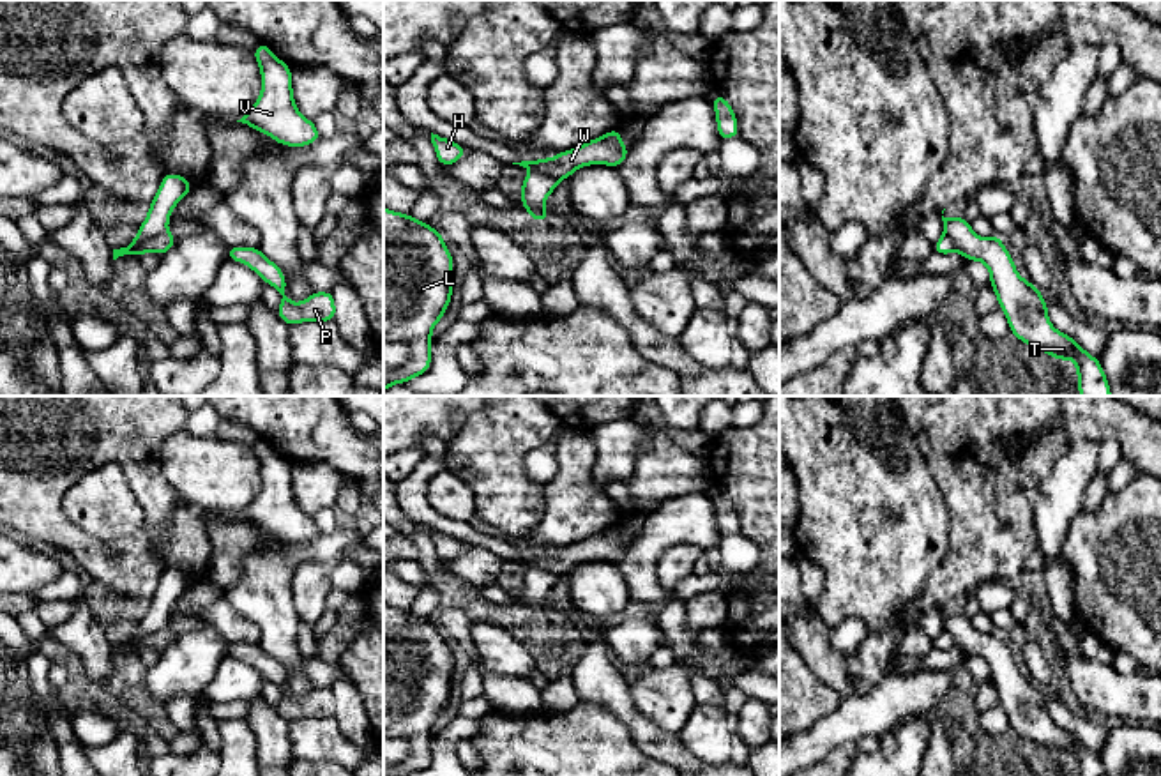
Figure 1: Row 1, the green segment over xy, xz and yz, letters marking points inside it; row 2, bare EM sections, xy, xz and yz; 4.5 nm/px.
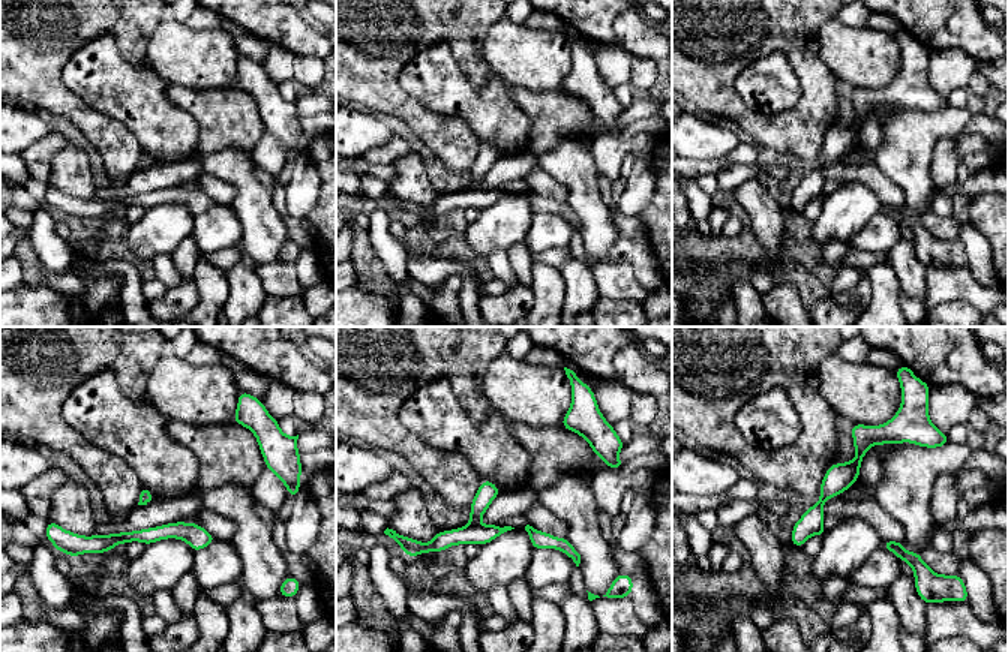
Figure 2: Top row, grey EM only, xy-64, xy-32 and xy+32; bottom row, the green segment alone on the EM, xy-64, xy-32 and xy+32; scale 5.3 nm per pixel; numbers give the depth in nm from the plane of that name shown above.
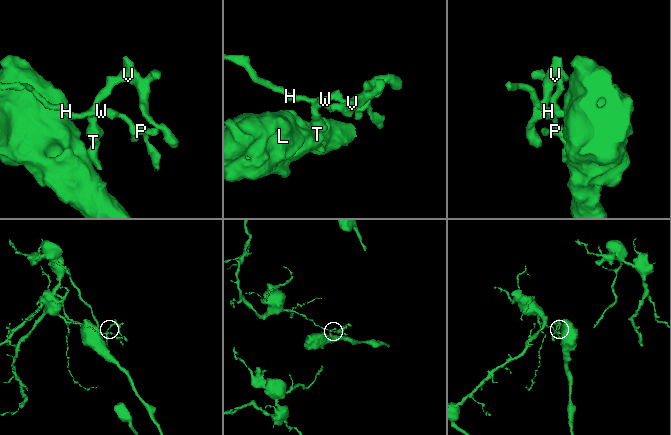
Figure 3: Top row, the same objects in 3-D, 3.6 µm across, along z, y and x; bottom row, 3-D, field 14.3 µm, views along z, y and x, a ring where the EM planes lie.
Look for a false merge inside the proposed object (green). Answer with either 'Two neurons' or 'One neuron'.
Two neurons

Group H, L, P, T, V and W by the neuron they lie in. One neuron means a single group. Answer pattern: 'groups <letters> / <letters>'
groups H P W / L T V

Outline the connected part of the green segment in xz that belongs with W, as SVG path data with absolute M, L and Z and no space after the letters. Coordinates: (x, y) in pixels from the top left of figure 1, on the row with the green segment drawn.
M620 127L594 138L576 148L564 150L548 159L521 161L520 164L530 171L544 171L557 180L571 177L578 168L590 164L620 166L626 163L629 147L620 138Z

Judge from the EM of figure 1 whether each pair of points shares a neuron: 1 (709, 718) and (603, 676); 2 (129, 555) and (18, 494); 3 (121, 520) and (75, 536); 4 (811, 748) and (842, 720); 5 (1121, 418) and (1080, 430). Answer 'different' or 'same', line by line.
1: different
2: same
3: different
4: same
5: same

